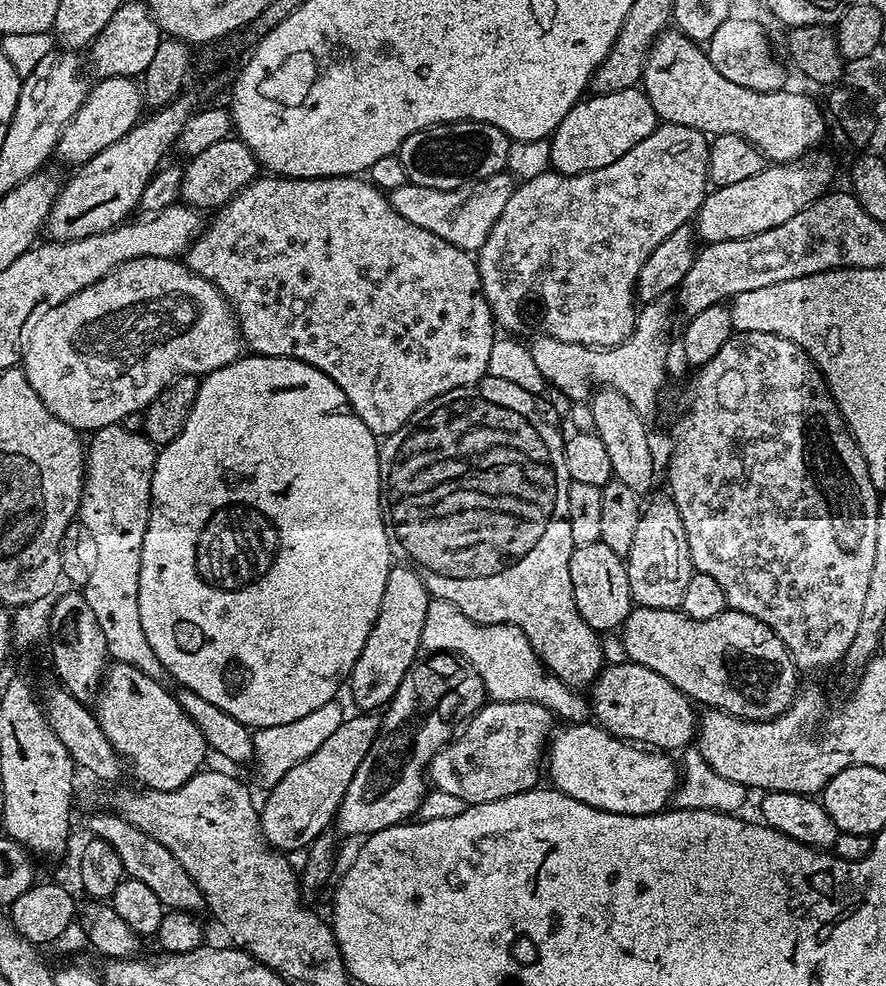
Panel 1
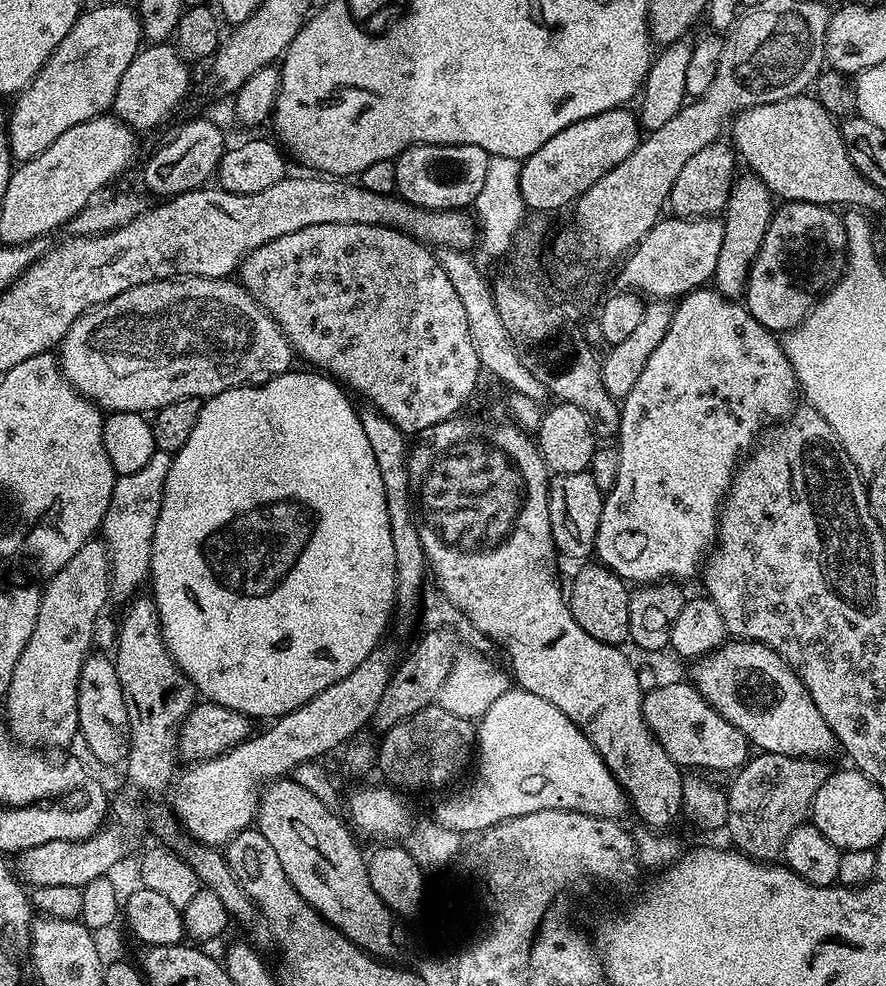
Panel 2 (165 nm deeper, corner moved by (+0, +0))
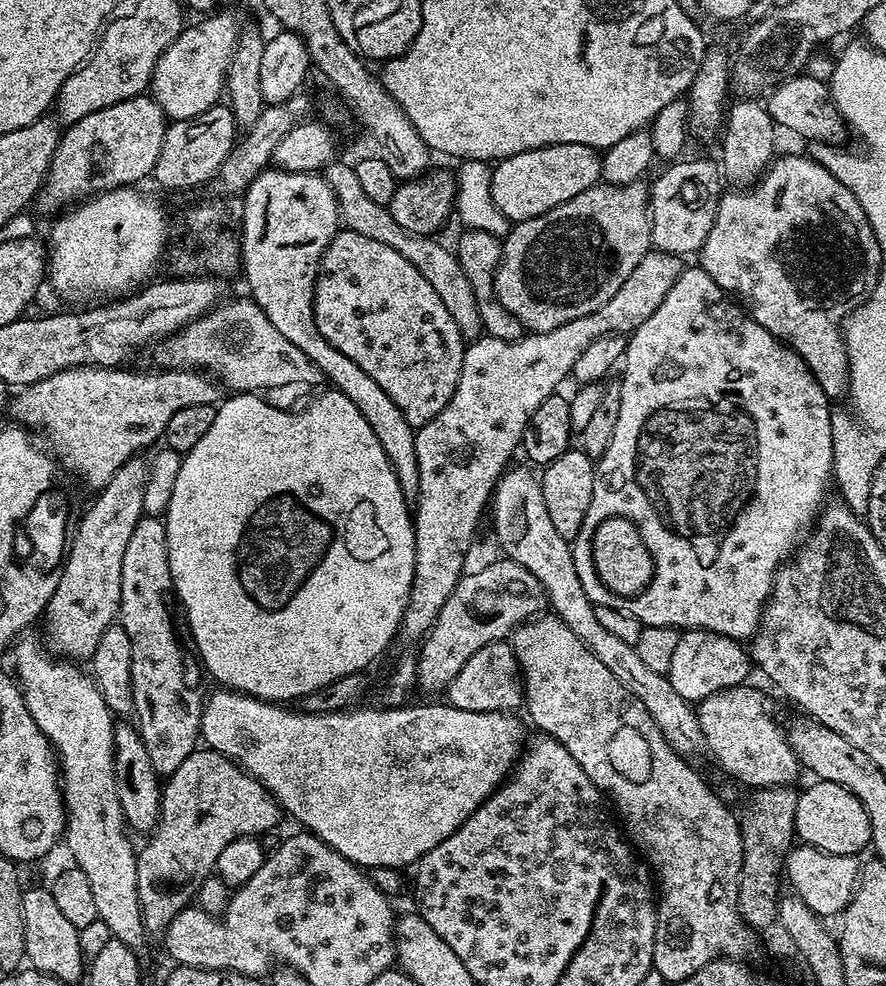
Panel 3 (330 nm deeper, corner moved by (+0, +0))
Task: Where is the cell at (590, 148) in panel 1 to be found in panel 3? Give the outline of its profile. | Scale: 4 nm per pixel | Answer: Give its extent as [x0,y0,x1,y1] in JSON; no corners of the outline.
[492,144,601,222]

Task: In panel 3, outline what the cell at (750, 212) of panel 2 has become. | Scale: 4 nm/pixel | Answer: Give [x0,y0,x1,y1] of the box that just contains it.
[718,98,778,186]

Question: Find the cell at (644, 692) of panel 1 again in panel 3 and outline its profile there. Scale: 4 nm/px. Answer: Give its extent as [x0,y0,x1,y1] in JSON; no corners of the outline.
[695,682,802,789]

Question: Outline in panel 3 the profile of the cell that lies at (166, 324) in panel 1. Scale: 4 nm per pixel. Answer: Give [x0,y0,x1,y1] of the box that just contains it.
[151,298,325,394]

